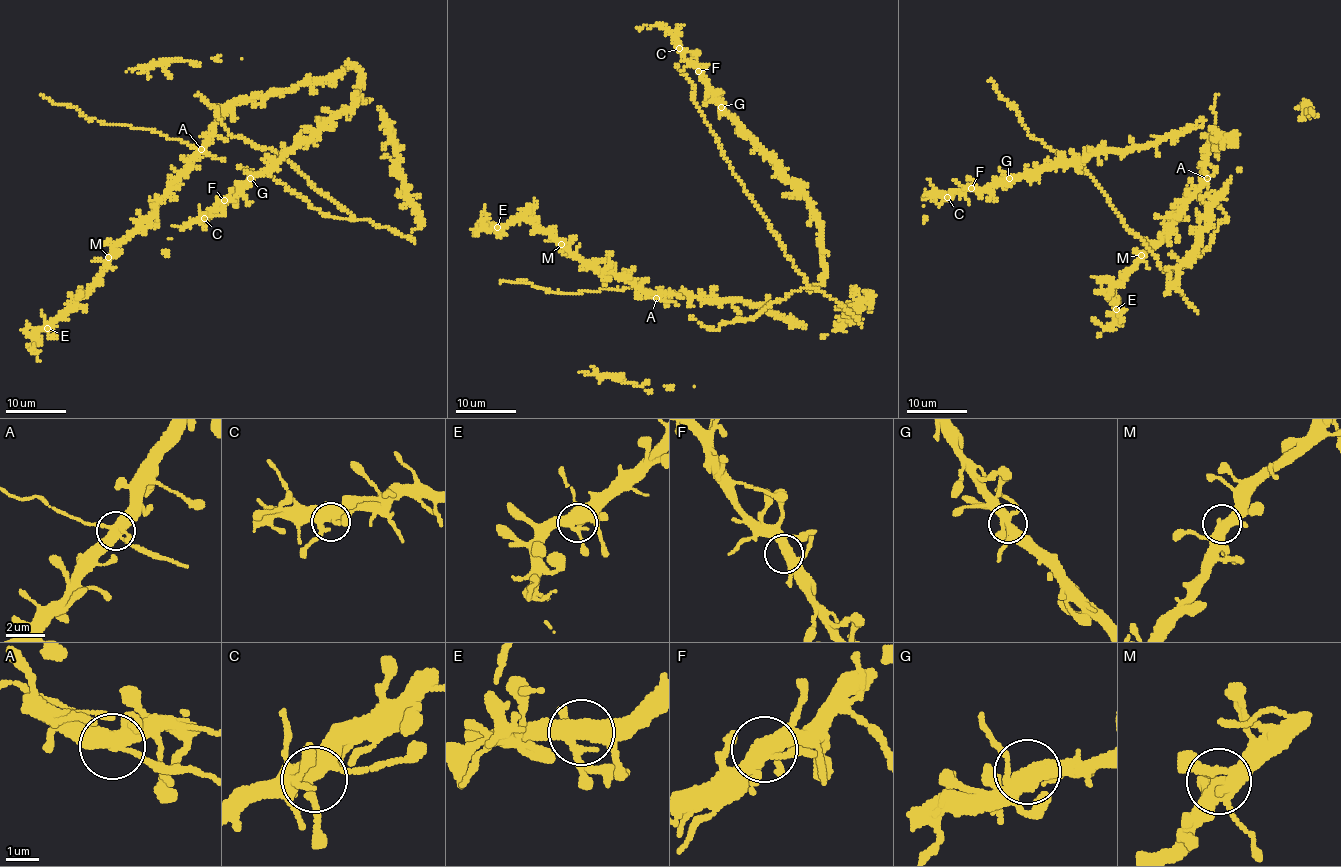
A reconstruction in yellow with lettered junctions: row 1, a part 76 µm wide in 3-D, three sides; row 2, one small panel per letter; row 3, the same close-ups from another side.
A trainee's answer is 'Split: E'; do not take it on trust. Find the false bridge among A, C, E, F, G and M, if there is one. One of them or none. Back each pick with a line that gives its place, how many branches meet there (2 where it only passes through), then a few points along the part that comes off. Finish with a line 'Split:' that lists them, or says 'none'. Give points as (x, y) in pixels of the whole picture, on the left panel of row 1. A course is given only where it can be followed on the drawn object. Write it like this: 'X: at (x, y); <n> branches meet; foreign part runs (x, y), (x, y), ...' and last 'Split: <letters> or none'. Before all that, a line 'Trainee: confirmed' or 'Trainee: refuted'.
Trainee: refuted
Split: none

